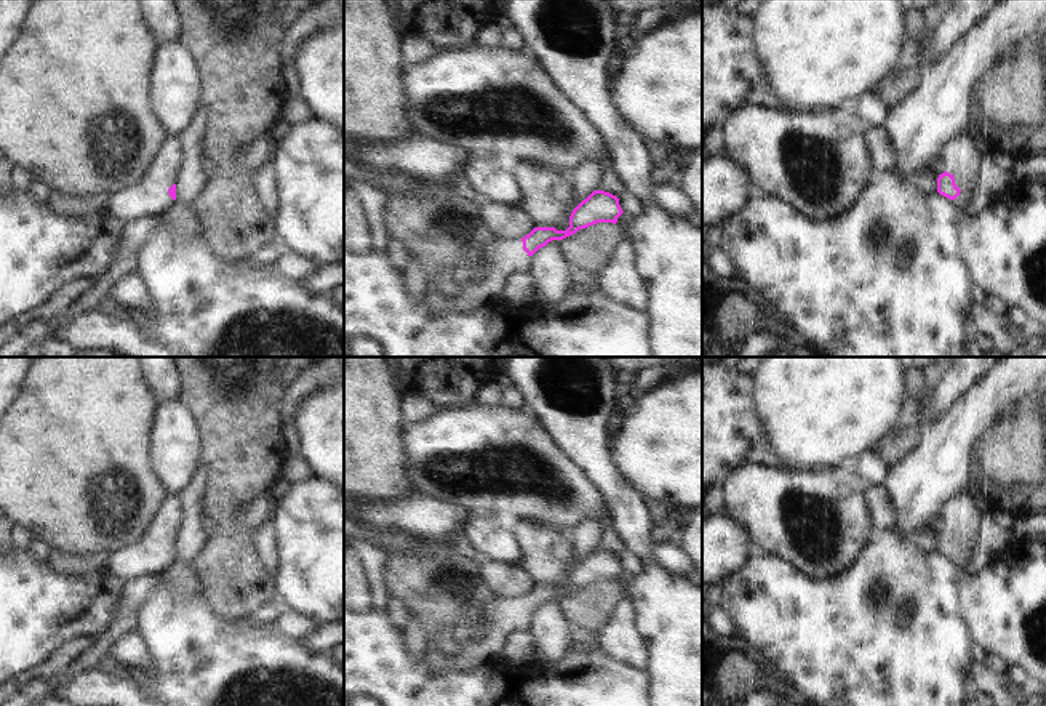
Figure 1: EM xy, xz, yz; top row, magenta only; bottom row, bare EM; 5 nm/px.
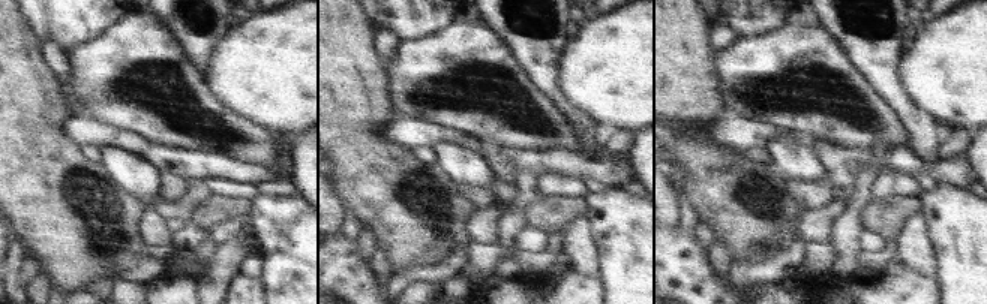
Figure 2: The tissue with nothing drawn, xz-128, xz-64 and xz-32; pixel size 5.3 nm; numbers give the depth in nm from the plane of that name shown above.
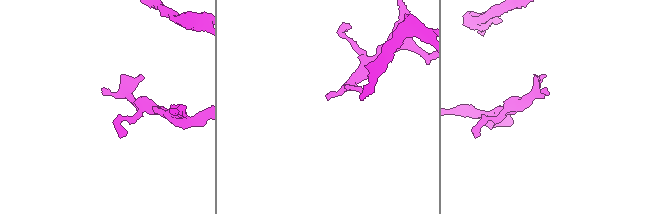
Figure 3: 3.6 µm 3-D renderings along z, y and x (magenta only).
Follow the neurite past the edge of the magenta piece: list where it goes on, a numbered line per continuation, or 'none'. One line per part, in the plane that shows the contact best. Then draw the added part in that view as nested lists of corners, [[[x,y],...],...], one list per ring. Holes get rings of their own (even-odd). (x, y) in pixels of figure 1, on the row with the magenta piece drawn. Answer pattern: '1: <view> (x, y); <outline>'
1: yz (962, 157); [[[968,134],[955,138],[942,150],[945,171],[955,178],[955,184],[961,191],[953,203],[963,210],[966,210],[969,202],[974,199],[982,155],[982,150]]]

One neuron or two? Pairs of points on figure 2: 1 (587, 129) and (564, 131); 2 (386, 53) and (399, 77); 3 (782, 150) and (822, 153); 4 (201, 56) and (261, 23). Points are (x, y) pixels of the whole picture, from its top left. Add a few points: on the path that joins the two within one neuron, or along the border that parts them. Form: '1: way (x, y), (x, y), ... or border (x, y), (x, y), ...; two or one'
1: border (554, 104), (584, 144), (596, 141); two
2: border (399, 42), (395, 53), (383, 60); two
3: border (809, 147), (824, 169), (824, 181); two
4: border (233, 23), (215, 45), (209, 63), (201, 74); two

